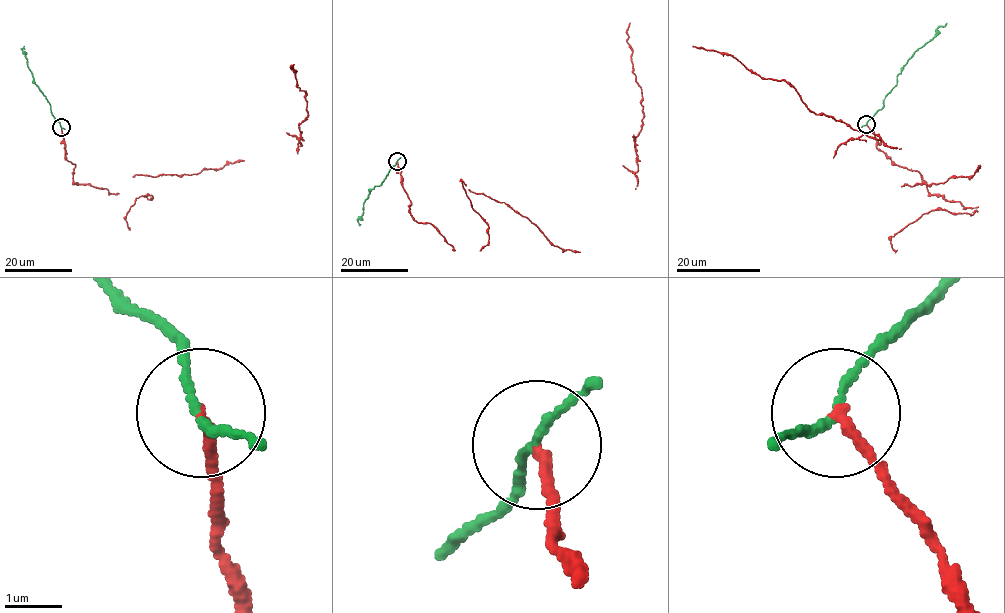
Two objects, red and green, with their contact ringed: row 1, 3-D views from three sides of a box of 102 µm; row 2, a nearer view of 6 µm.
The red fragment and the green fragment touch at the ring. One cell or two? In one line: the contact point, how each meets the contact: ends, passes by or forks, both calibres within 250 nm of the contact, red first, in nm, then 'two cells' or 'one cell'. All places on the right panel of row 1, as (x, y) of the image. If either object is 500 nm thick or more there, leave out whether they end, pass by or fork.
(866, 124) | red ends | green passes by | 180/130 nm | two cells

